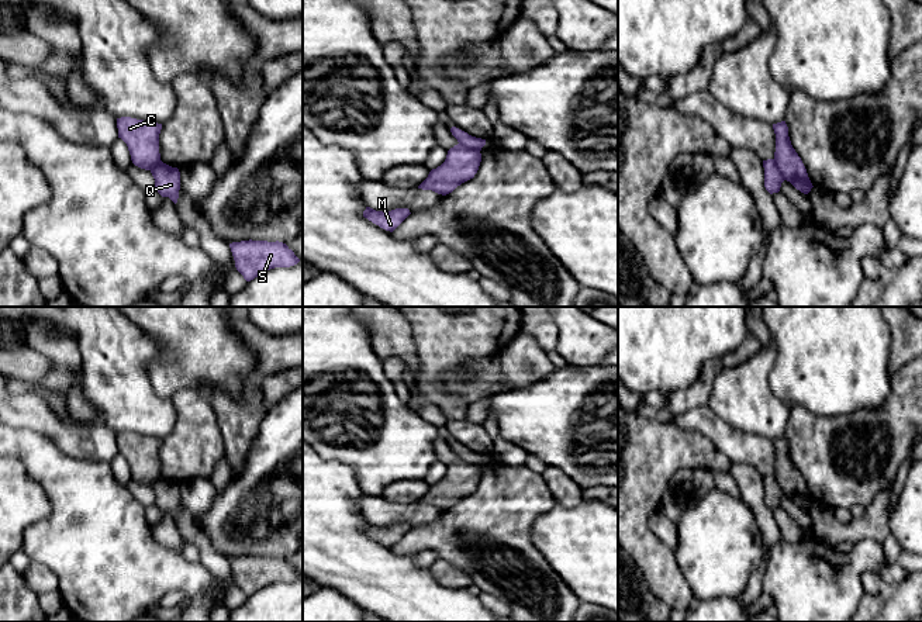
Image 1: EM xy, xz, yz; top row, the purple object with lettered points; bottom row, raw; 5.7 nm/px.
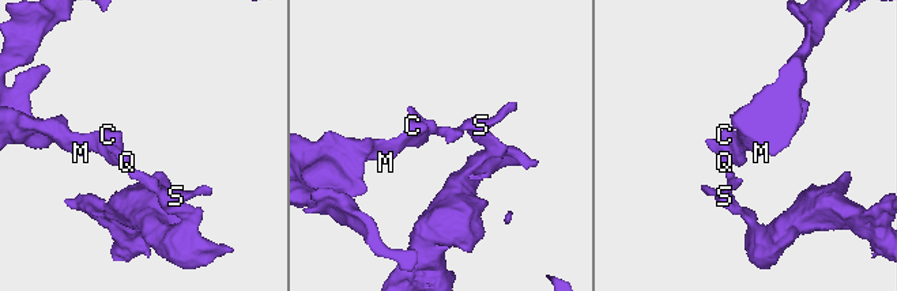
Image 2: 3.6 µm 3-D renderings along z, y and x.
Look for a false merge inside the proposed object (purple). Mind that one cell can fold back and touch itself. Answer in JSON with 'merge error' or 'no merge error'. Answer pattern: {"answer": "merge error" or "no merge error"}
{"answer": "merge error"}

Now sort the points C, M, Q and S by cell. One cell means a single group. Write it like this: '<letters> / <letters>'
C M / Q S

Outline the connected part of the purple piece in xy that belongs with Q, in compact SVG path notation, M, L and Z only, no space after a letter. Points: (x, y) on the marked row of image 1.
M160 162L159 165L151 169L151 173L155 179L155 190L162 197L169 197L176 204L180 190L179 169Z

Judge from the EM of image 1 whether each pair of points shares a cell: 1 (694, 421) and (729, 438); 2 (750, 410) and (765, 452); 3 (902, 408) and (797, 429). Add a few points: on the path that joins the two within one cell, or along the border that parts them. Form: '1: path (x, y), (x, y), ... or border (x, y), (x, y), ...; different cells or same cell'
1: path (703, 421), (721, 435); same cell
2: border (728, 424), (743, 431), (765, 435), (772, 441); different cells
3: path (876, 422), (864, 422), (850, 429), (824, 429); same cell

